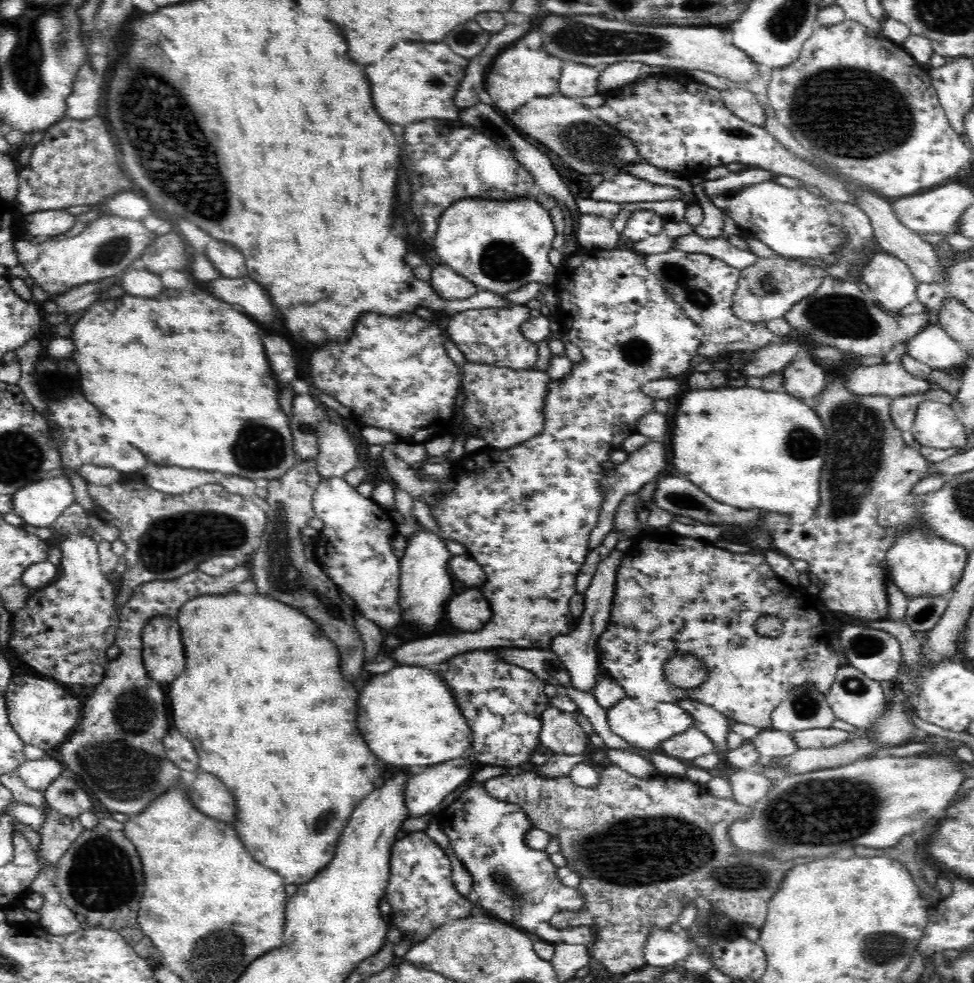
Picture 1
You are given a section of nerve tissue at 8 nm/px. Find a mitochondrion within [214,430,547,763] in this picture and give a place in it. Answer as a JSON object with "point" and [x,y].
{"point":[283,575]}

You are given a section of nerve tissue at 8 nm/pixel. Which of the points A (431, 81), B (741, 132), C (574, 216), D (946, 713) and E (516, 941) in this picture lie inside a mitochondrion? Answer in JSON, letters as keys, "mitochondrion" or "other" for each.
{"A":"mitochondrion","B":"mitochondrion","C":"other","D":"other","E":"other"}

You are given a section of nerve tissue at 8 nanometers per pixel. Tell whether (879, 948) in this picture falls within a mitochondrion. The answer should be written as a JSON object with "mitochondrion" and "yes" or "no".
{"mitochondrion":"yes"}

